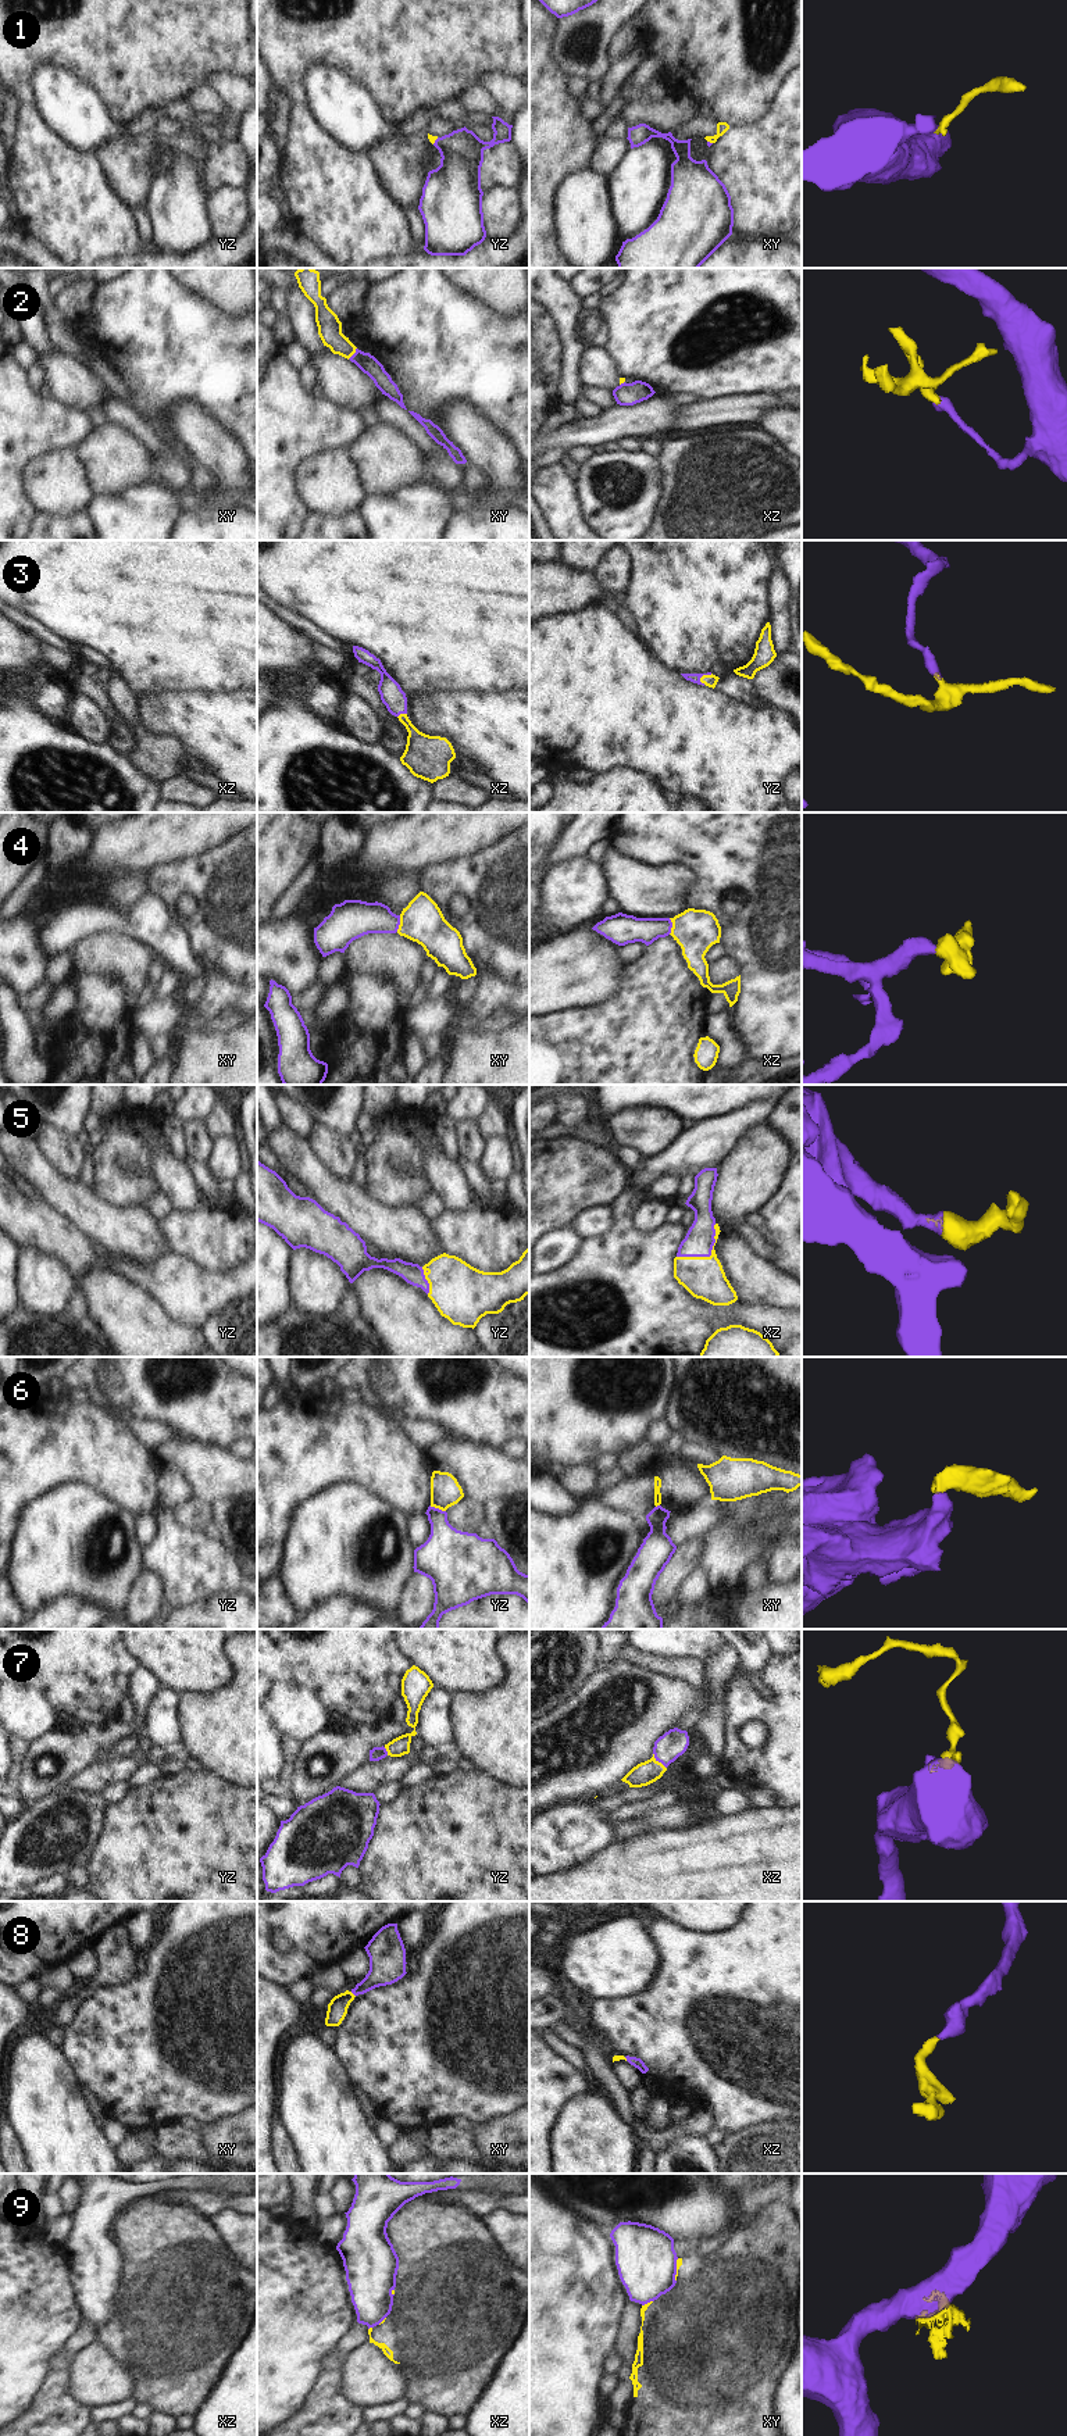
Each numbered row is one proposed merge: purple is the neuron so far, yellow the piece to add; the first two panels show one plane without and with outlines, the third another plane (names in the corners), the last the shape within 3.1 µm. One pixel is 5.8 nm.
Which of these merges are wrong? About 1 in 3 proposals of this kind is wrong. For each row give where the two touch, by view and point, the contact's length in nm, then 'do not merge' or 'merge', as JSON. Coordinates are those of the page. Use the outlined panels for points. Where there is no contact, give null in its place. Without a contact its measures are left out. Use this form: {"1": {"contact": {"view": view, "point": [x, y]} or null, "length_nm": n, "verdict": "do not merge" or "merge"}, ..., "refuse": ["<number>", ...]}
{"1": {"contact": {"view": "yz", "point": [435, 140]}, "length_nm": 50, "verdict": "merge"}, "2": {"contact": {"view": "xy", "point": [354, 353]}, "length_nm": 90, "verdict": "do not merge"}, "3": {"contact": {"view": "yz", "point": [705, 674]}, "length_nm": 90, "verdict": "merge"}, "4": {"contact": {"view": "xy", "point": [399, 924]}, "length_nm": 100, "verdict": "merge"}, "5": {"contact": {"view": "xz", "point": [709, 1256]}, "length_nm": 300, "verdict": "merge"}, "6": {"contact": {"view": "yz", "point": [438, 1508]}, "length_nm": 100, "verdict": "do not merge"}, "7": {"contact": {"view": "xz", "point": [659, 1761]}, "length_nm": 120, "verdict": "merge"}, "8": {"contact": {"view": "xy", "point": [353, 1993]}, "length_nm": 40, "verdict": "merge"}, "9": {"contact": {"view": "xy", "point": [646, 2303]}, "length_nm": 70, "verdict": "do not merge"}, "refuse": ["2", "6", "9"]}

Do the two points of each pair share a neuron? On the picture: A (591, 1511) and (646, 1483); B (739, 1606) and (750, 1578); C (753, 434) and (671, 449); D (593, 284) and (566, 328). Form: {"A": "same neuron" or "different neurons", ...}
{"A": "different neurons", "B": "different neurons", "C": "same neuron", "D": "different neurons"}

